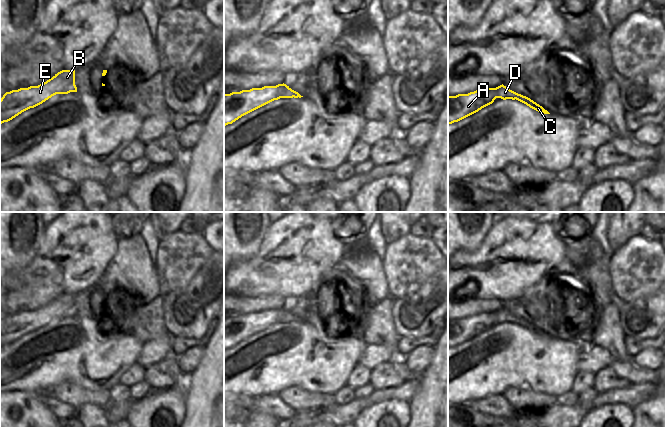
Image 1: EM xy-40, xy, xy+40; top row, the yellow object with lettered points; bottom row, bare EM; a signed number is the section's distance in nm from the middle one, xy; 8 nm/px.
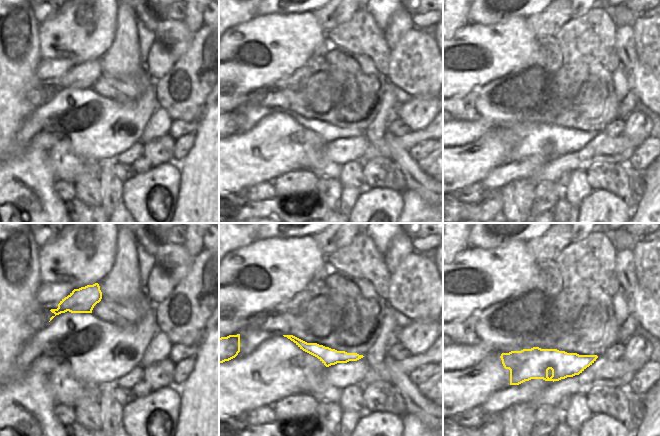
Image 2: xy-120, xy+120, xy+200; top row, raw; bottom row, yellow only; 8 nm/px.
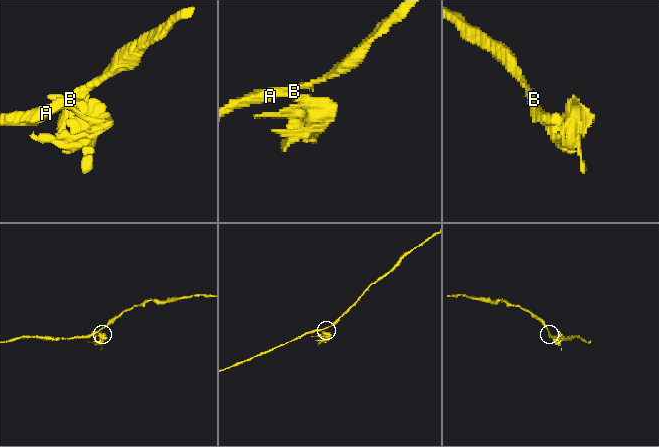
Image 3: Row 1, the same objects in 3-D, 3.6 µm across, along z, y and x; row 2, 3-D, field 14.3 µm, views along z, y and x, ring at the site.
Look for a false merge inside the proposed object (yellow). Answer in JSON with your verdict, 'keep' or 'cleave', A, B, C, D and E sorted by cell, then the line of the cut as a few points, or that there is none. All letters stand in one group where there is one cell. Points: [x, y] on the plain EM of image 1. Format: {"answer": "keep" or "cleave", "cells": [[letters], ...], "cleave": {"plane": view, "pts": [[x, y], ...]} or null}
{"answer": "cleave", "cells": [["A", "B", "D", "E"], ["C"]], "cleave": {"plane": "xy+40", "pts": [[522, 319], [515, 322]]}}

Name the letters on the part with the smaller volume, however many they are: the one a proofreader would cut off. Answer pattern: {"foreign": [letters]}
{"foreign": ["C"]}

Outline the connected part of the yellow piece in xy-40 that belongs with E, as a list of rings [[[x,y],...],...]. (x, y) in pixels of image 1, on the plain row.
[[[62,294],[38,310],[6,316],[0,323],[0,348],[34,332],[56,318],[77,316],[75,294]]]

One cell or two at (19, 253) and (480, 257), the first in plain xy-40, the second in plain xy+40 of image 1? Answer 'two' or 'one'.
two

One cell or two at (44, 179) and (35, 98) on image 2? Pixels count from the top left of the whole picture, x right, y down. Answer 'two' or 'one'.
one

